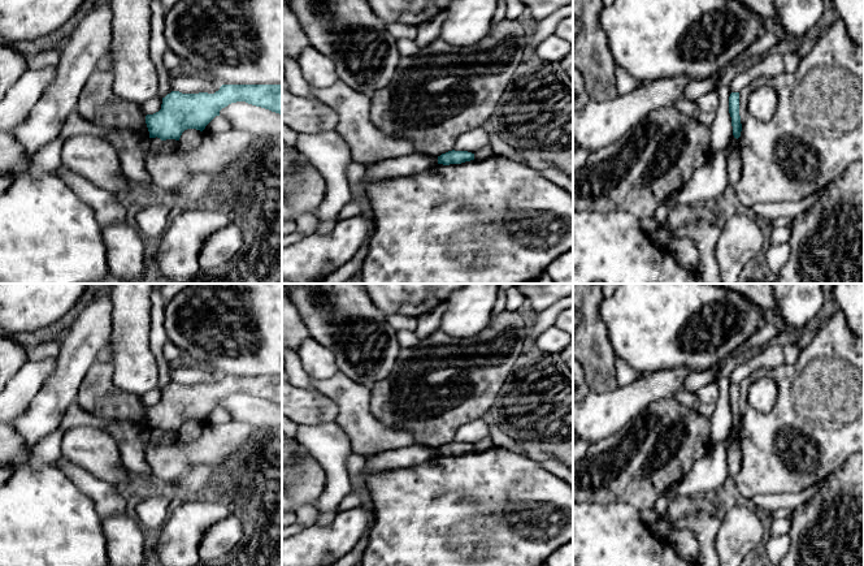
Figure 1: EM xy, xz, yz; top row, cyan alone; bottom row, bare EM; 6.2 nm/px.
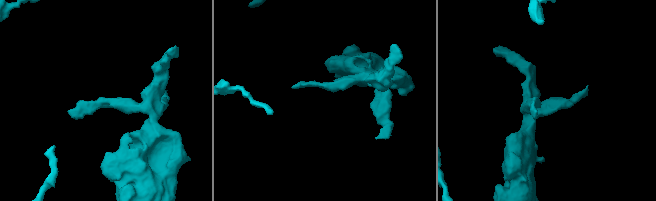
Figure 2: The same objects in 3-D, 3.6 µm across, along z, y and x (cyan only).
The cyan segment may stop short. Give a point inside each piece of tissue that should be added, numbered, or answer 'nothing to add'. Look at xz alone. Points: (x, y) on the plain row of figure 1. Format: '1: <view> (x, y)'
nothing to add

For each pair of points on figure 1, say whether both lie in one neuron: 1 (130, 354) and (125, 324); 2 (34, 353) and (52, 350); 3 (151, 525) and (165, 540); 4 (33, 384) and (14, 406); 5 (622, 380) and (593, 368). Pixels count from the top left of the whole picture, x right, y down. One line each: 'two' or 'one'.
1: one
2: one
3: two
4: one
5: two

